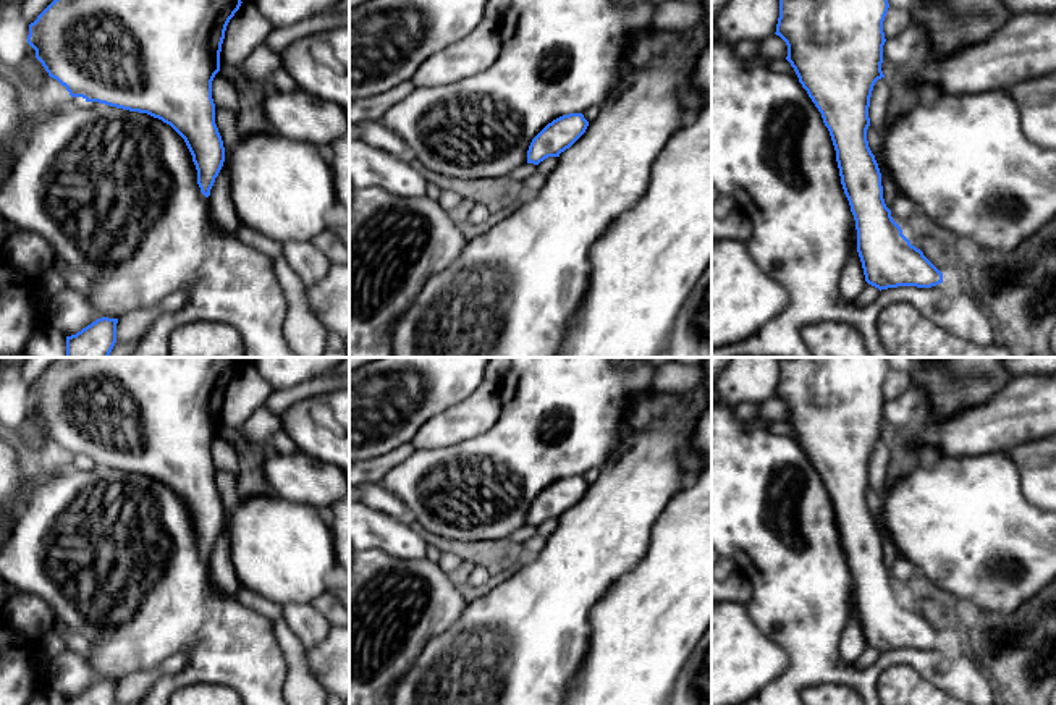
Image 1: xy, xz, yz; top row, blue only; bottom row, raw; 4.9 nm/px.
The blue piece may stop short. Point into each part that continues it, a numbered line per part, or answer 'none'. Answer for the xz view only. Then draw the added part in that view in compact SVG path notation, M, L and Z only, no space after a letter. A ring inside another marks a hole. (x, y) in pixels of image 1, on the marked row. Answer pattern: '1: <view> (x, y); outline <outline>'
none

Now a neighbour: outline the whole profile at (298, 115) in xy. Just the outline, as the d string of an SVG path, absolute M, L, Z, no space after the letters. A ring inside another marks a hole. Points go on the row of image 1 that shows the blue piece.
M273 91L262 100L270 129L325 150L348 129L346 110L306 91Z

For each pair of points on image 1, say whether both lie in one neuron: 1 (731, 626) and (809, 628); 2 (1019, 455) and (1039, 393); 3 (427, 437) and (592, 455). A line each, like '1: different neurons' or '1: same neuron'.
1: different neurons
2: different neurons
3: different neurons

